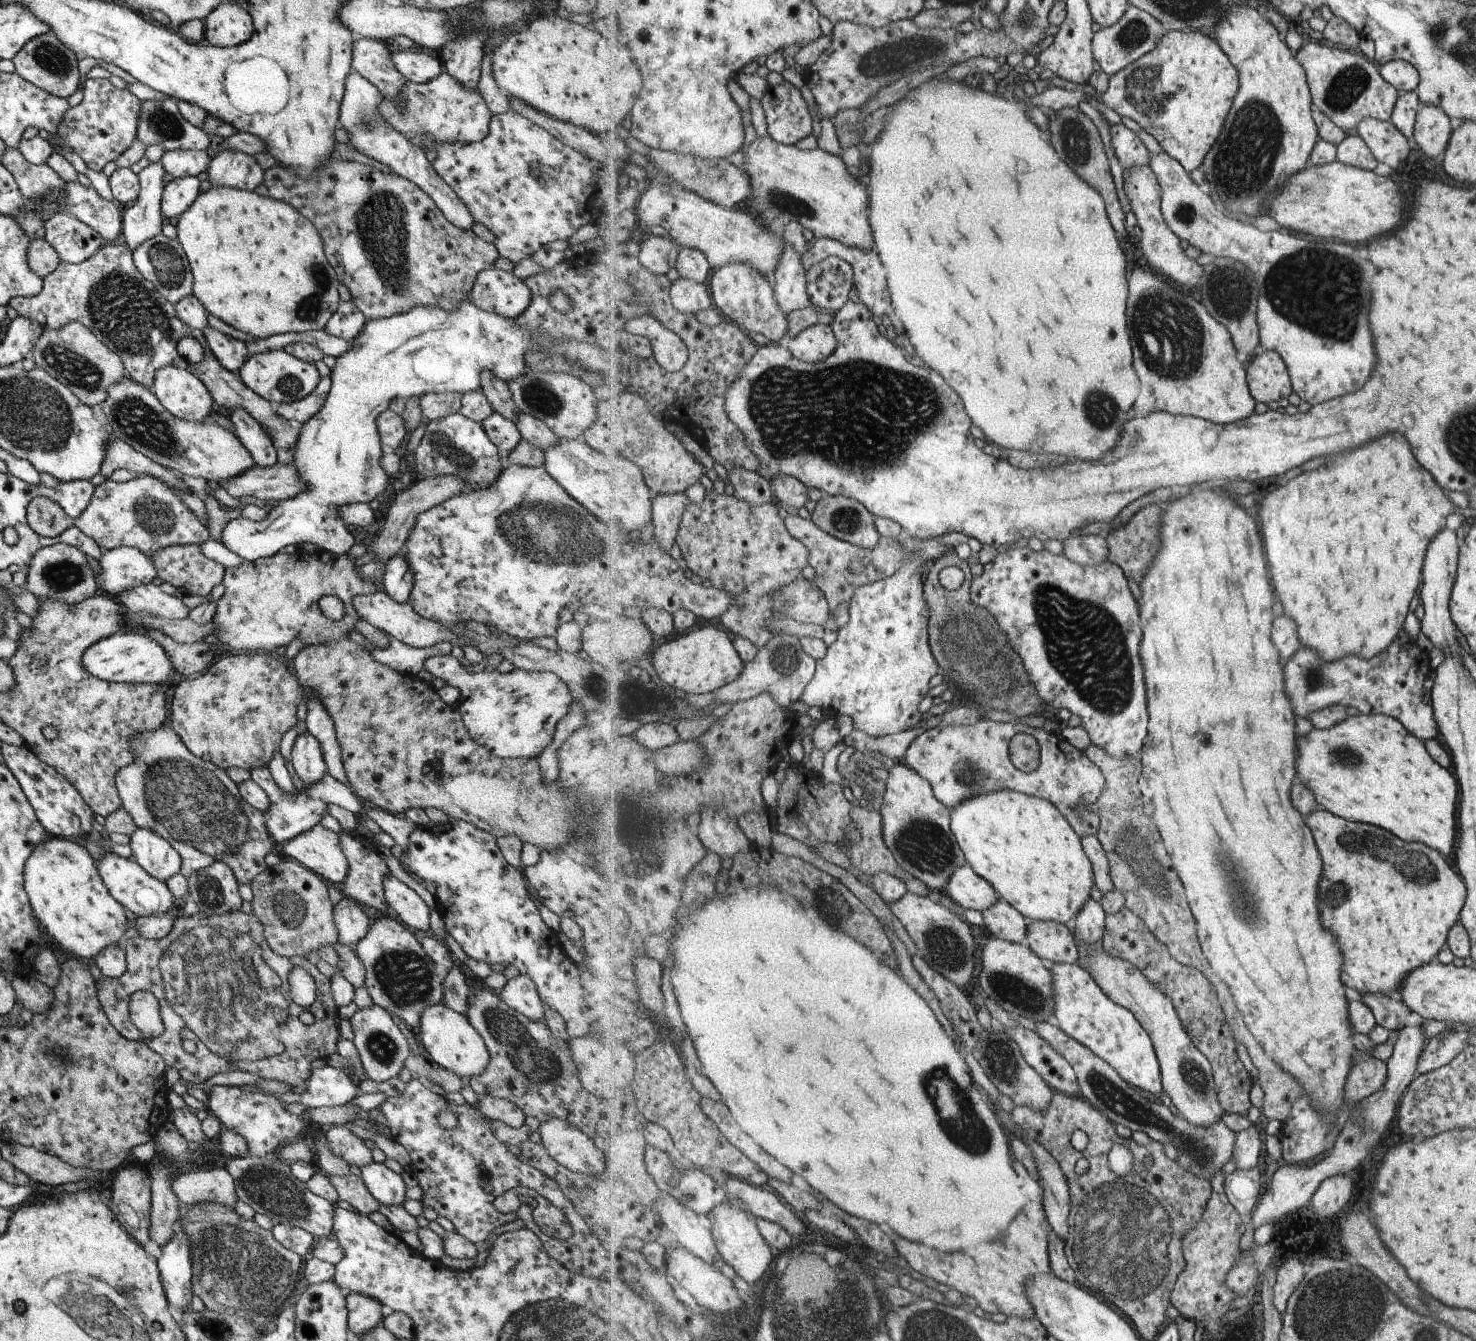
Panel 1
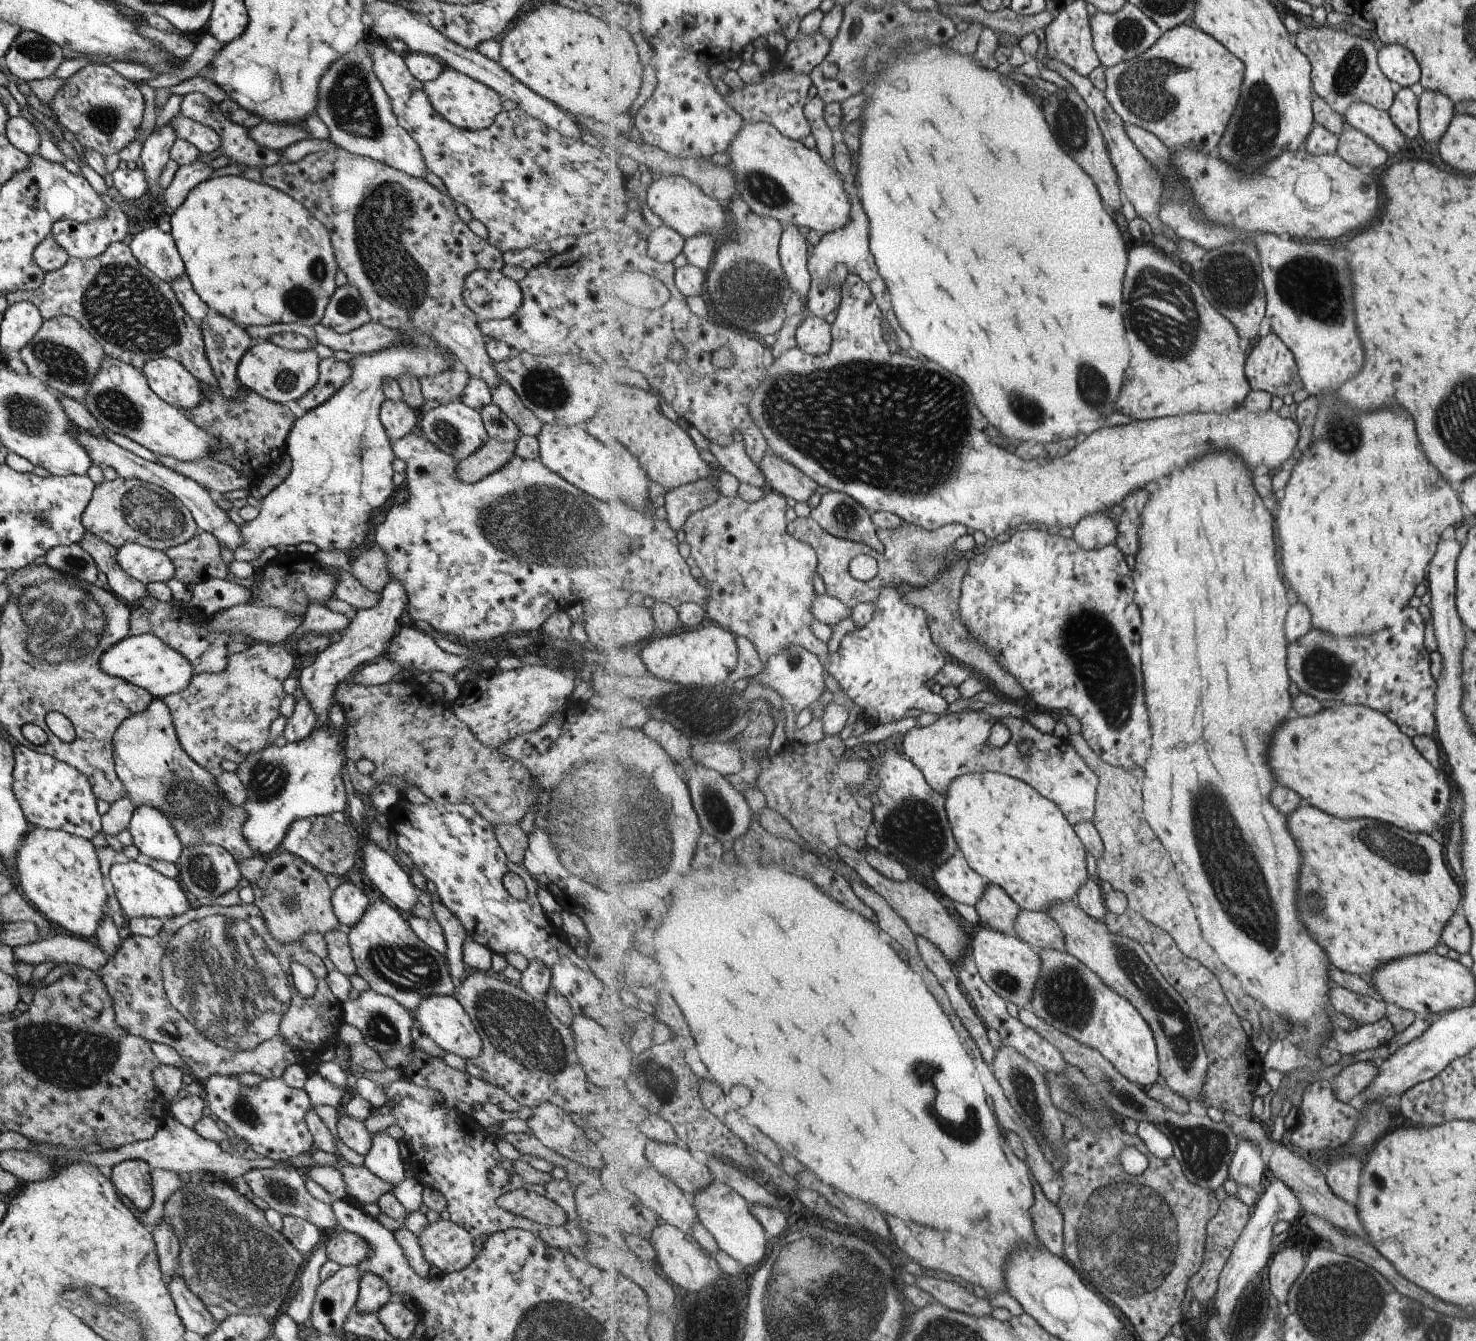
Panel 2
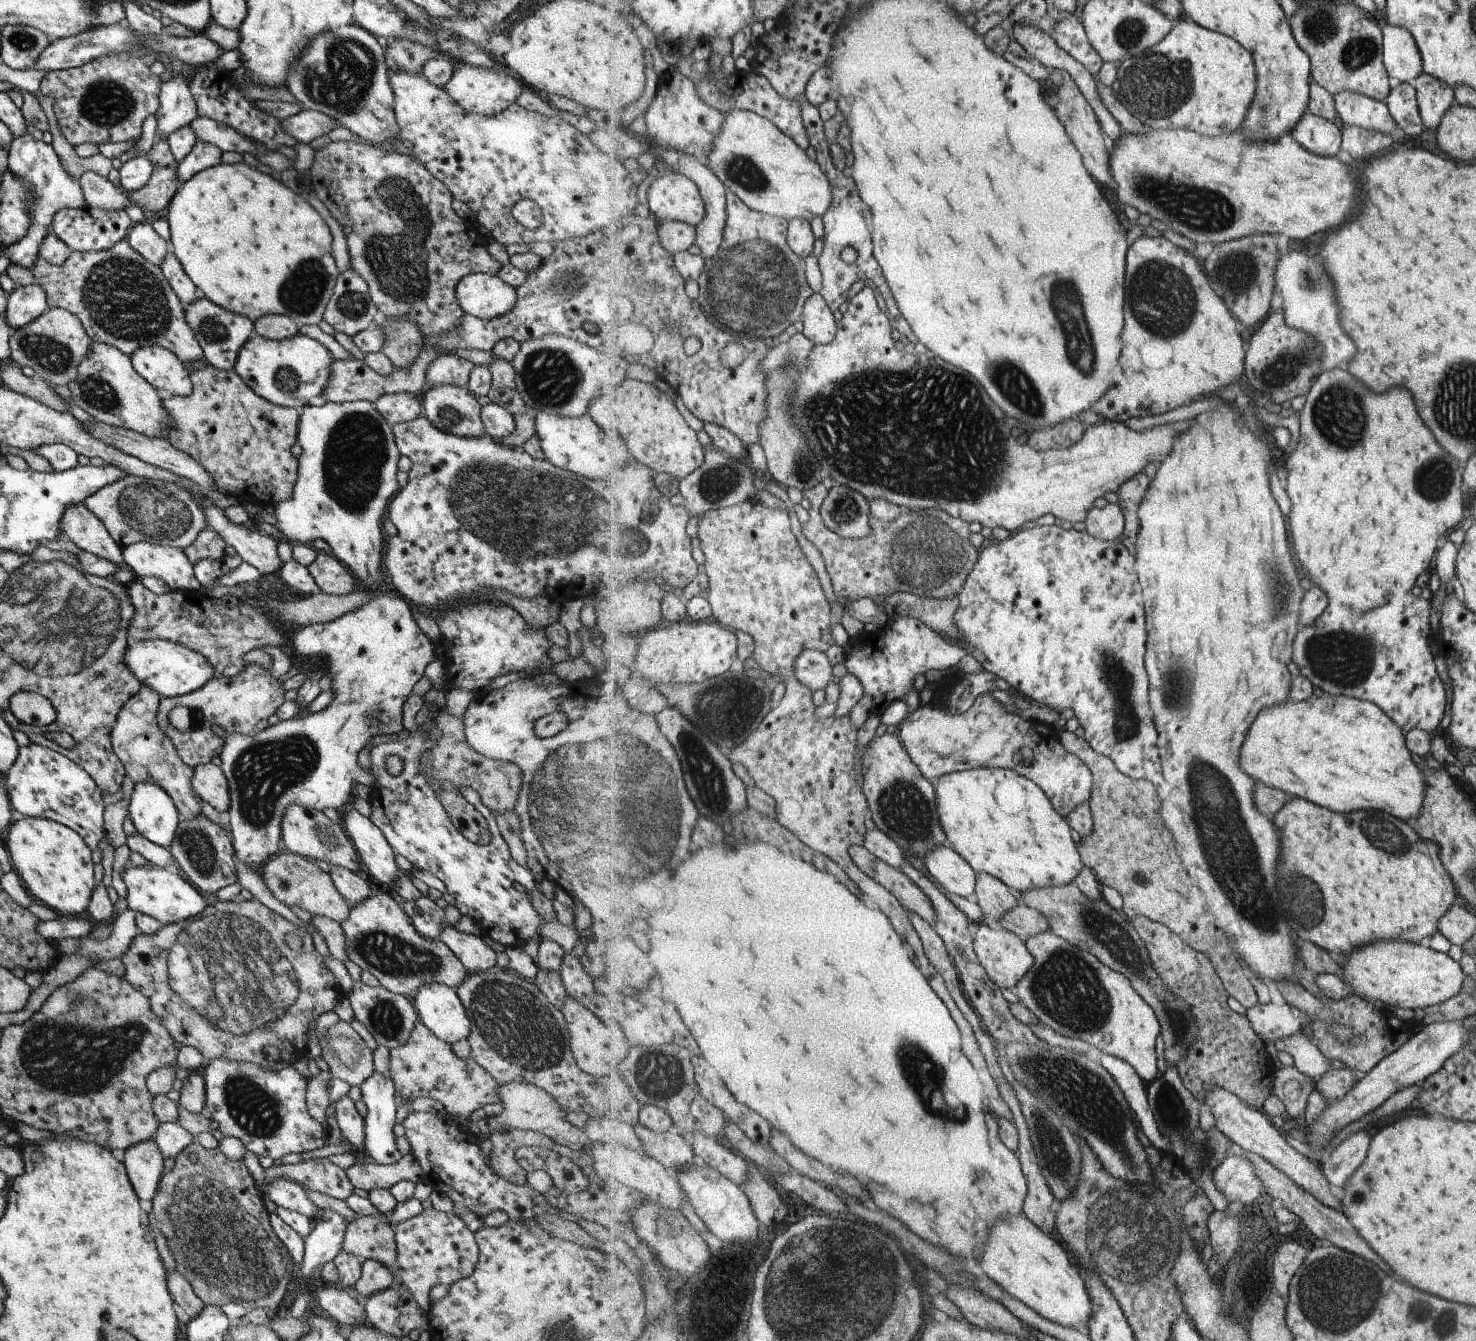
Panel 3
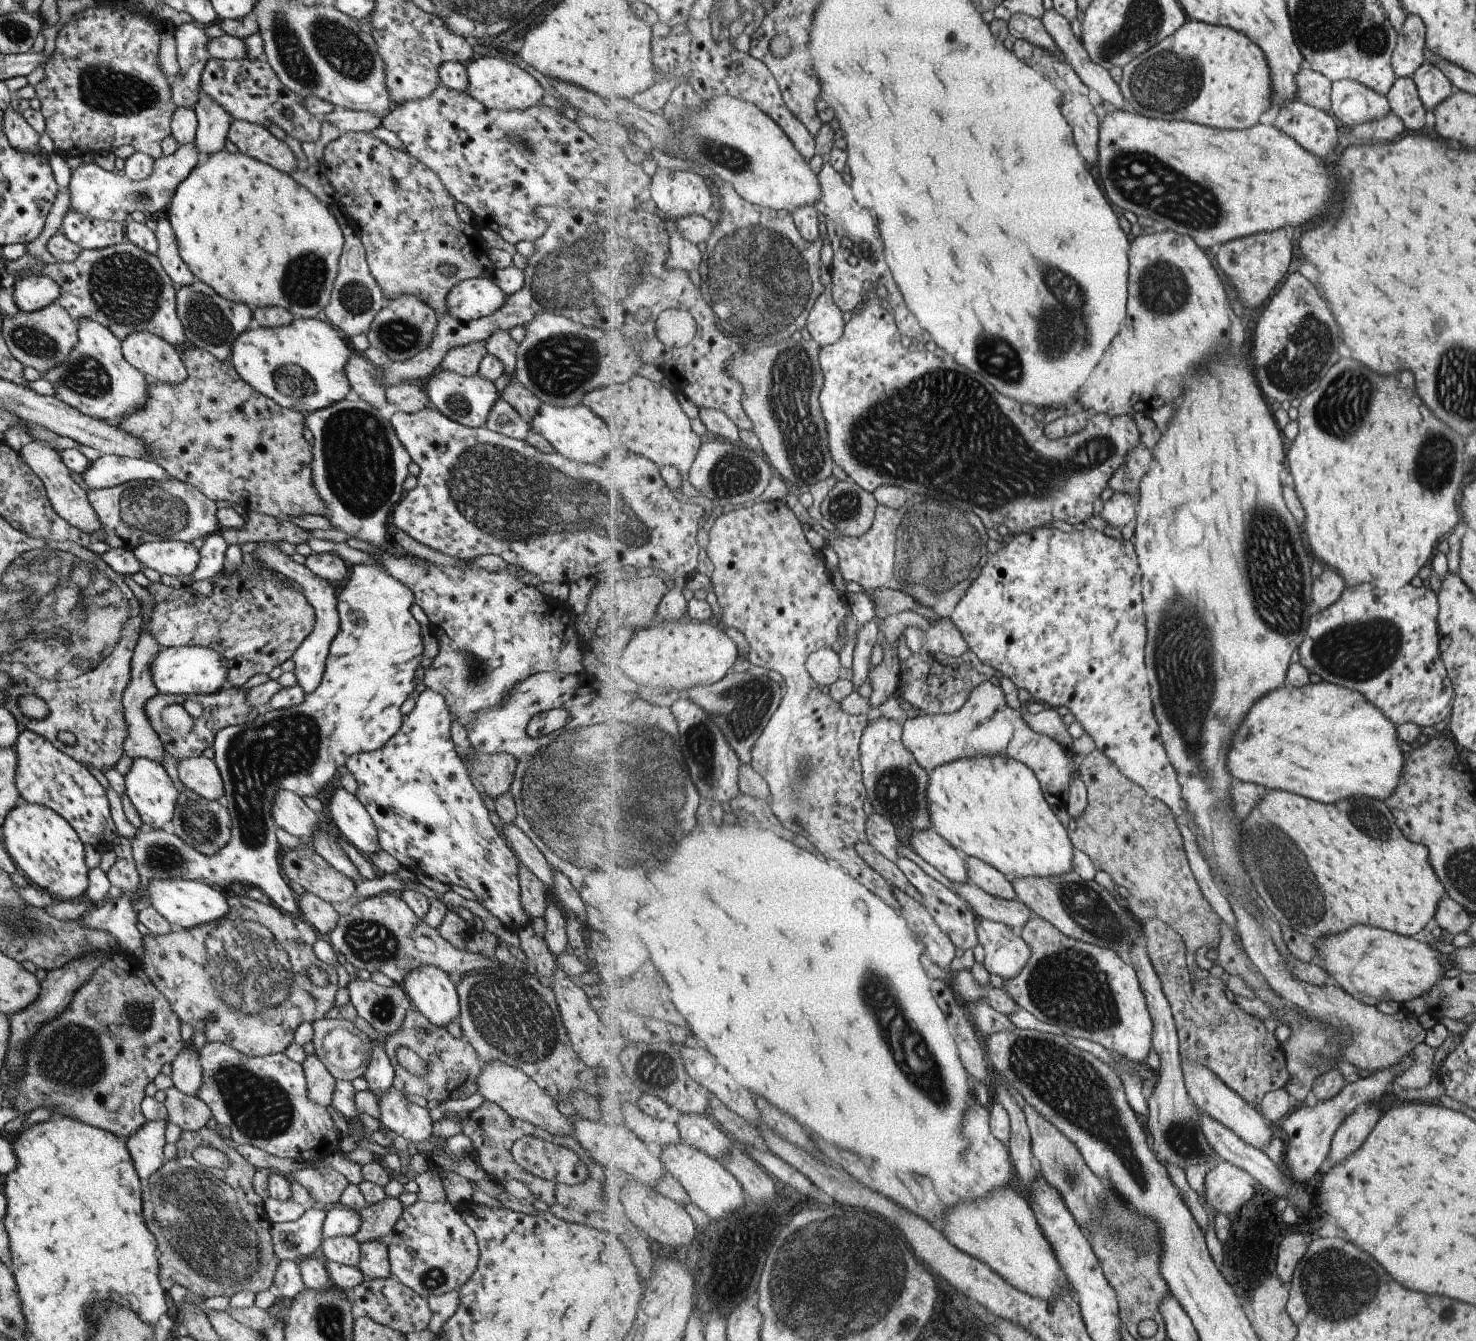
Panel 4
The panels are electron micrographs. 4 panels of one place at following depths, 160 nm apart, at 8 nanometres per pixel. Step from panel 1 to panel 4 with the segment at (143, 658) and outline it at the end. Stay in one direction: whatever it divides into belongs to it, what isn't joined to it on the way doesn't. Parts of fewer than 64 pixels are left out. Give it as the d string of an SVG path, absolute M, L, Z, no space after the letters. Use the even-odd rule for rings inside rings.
M193 645L162 647L149 668L153 686L159 694L190 696L197 694L213 694L226 686L228 666L221 654L205 647Z

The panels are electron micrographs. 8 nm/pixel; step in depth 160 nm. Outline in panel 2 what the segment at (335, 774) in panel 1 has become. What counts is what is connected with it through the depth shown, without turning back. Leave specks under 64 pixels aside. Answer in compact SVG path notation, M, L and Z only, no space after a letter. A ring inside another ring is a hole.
M394 580L387 581L380 592L378 603L368 609L355 610L355 615L350 618L339 638L332 640L323 652L315 654L313 663L299 672L297 683L303 697L309 701L311 710L316 714L317 724L331 725L325 711L328 712L333 705L334 691L338 683L341 683L359 666L378 660L383 655L389 639L405 619L407 601L402 584Z

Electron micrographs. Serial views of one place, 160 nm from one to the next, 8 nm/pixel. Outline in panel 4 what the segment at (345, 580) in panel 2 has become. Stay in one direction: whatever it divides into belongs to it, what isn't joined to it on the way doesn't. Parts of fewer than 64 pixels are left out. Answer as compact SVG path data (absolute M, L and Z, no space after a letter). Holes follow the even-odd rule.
M311 551L311 554L305 558L304 566L315 578L323 578L329 584L340 587L348 574L343 562L339 556L333 553L315 554Z

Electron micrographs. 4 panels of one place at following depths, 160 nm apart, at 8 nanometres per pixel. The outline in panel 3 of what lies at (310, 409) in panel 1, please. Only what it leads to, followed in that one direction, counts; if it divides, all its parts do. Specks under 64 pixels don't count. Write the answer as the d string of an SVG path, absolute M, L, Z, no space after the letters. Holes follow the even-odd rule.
M644 202L639 213L623 220L619 225L609 224L588 235L553 242L553 252L542 259L533 270L526 272L525 282L516 288L516 301L511 310L489 320L463 314L458 318L458 327L452 331L444 335L434 334L423 338L424 349L419 349L414 361L407 365L406 369L393 367L385 376L375 373L362 360L333 360L321 397L326 402L342 403L363 399L373 403L385 393L417 392L423 387L424 372L428 364L438 357L438 351L452 351L453 348L491 351L493 345L503 339L513 339L522 343L528 338L539 338L553 333L585 343L598 351L620 352L632 365L640 363L653 368L653 362L665 362L660 376L679 392L679 396L683 398L682 402L695 417L705 424L715 423L727 427L746 447L749 444L759 444L761 424L768 415L766 402L769 390L762 371L762 360L767 356L769 348L762 339L739 334L739 330L730 331L725 326L715 324L717 318L711 318L711 314L707 314L707 306L703 306L703 274L696 280L699 288L696 300L689 298L689 294L685 292L686 278L679 272L674 254L660 241L659 229L662 224L663 221L653 214ZM687 338L697 338L701 342L701 348L691 356L685 352ZM729 342L739 342L745 348L745 358L735 368L728 368L721 362L721 350L725 350Z

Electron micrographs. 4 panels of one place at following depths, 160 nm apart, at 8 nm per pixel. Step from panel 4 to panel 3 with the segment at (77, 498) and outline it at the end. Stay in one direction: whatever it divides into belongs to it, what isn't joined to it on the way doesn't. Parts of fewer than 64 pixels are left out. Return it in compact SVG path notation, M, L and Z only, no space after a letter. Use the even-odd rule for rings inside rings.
M82 502L65 507L58 528L64 539L71 540L82 551L110 560L118 564L120 570L129 570L123 562L121 548L113 542L104 524Z

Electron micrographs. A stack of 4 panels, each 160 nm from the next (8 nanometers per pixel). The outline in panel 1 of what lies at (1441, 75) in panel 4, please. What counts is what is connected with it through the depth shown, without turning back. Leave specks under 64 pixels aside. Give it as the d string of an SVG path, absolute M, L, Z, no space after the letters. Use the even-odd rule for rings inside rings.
M1422 104L1414 132L1418 148L1431 158L1446 152L1451 140L1451 125L1454 123L1441 106Z

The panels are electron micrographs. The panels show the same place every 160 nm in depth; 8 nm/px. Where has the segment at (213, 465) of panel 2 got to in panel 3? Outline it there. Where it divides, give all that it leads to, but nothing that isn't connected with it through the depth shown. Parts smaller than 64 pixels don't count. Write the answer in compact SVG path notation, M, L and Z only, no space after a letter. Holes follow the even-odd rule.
M88 422L78 424L83 430L86 430L93 438L103 441L103 444L112 446L121 452L124 452L127 456L135 457L137 460L144 462L145 464L172 472L178 477L182 477L187 481L192 481L195 484L208 490L216 490L216 487L212 484L211 477L206 474L202 466L195 463L194 460L187 456L184 452L178 451L173 448L169 442L161 437L145 436L144 434L136 433L135 431L124 429L119 426L109 426L102 422Z

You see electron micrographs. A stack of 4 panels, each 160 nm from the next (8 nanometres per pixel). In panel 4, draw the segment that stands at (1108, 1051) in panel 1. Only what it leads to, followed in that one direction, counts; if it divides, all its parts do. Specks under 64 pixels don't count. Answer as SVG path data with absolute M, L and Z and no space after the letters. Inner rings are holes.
M1038 915L1019 933L1032 949L1032 956L1028 967L1017 978L1004 981L1004 991L1017 1005L1035 1014L1039 1021L1057 1027L1065 1036L1101 1044L1110 1052L1119 1052L1129 1060L1144 1064L1153 1044L1154 1020L1134 966L1126 963L1115 950L1071 938Z

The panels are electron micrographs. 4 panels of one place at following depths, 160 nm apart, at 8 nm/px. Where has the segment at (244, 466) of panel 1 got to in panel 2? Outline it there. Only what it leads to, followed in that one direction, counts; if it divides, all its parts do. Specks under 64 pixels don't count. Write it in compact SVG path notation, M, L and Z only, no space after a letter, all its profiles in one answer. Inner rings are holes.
M107 355L99 361L98 371L95 371L90 387L80 402L83 402L89 414L104 428L127 436L129 440L137 442L155 455L194 461L210 457L210 452L216 447L216 441L210 434L195 426L174 406L156 396L147 386L140 370Z

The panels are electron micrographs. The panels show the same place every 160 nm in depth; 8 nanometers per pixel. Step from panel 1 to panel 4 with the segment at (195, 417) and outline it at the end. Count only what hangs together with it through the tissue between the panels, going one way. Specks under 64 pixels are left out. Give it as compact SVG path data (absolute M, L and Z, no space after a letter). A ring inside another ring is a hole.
M133 332L131 335L127 334L120 344L123 359L140 374L143 374L143 377L149 376L149 378L154 378L155 382L163 384L179 384L187 378L185 368L175 348L161 338L149 332Z

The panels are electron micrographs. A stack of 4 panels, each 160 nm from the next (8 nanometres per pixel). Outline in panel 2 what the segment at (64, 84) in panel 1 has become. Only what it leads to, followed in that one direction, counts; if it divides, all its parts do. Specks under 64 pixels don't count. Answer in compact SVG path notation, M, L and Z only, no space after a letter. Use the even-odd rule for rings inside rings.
M20 30L11 41L3 60L13 77L29 82L51 78L63 61L63 52L44 36Z

